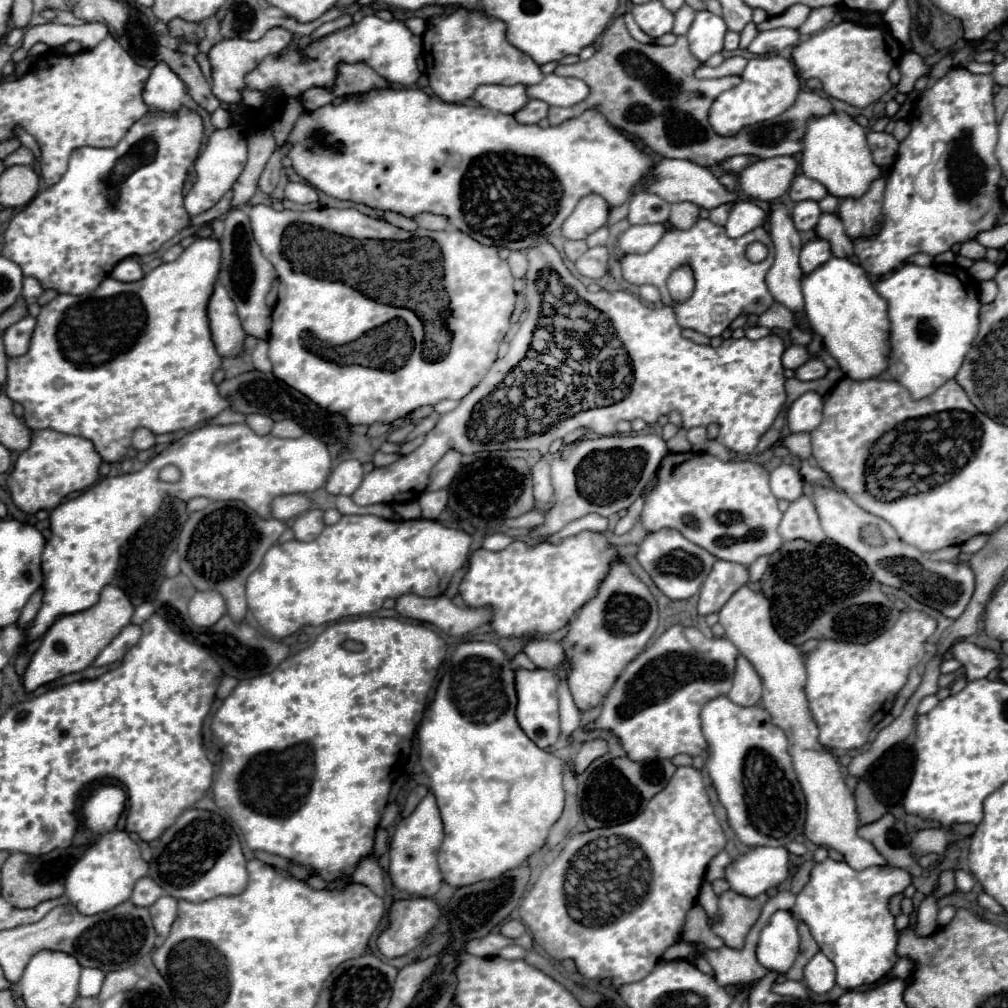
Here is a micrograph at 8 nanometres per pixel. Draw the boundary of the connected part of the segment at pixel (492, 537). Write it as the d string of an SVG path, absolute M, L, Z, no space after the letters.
M491 532L491 534L487 534L485 540L483 540L483 548L497 552L497 550L507 548L511 542L513 542L513 538L511 538L509 534L505 534L505 532Z

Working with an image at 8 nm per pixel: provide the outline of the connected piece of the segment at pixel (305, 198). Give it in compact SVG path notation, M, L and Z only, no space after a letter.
M289 182L285 186L285 198L287 200L293 200L297 204L311 204L319 198L317 190L309 184L303 184L303 182Z

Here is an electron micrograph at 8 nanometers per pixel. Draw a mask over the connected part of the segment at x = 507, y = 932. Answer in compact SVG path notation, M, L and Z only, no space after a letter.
M509 920L509 922L505 922L505 924L501 926L501 934L503 934L503 936L509 936L509 938L519 938L519 936L525 934L525 932L527 932L527 928L525 928L525 924L519 922L519 920Z

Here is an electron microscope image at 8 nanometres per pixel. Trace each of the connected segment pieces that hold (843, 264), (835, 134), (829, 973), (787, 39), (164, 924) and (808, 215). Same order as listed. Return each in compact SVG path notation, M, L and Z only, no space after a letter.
M831 256L813 272L801 278L805 312L813 332L823 338L829 354L839 362L845 376L867 380L887 368L889 356L889 320L887 302L877 294L867 272L849 258Z
M831 112L827 116L811 116L803 134L801 150L801 172L821 182L829 194L837 198L863 196L869 184L879 178L881 168L871 160L871 150L865 140L867 128L863 128L853 116L845 112Z
M815 954L809 964L805 966L805 986L813 990L815 994L825 994L835 986L835 966L833 962L823 954Z
M775 28L775 30L765 30L759 32L759 36L749 44L749 52L757 56L765 54L775 54L787 46L795 46L799 40L799 32L795 28Z
M161 896L151 908L151 920L155 924L155 932L159 936L167 936L171 930L171 924L177 918L177 900L173 896Z
M803 200L803 202L797 202L793 212L791 212L791 218L793 218L793 224L797 230L811 230L817 226L819 222L819 216L821 216L821 208L815 200Z

